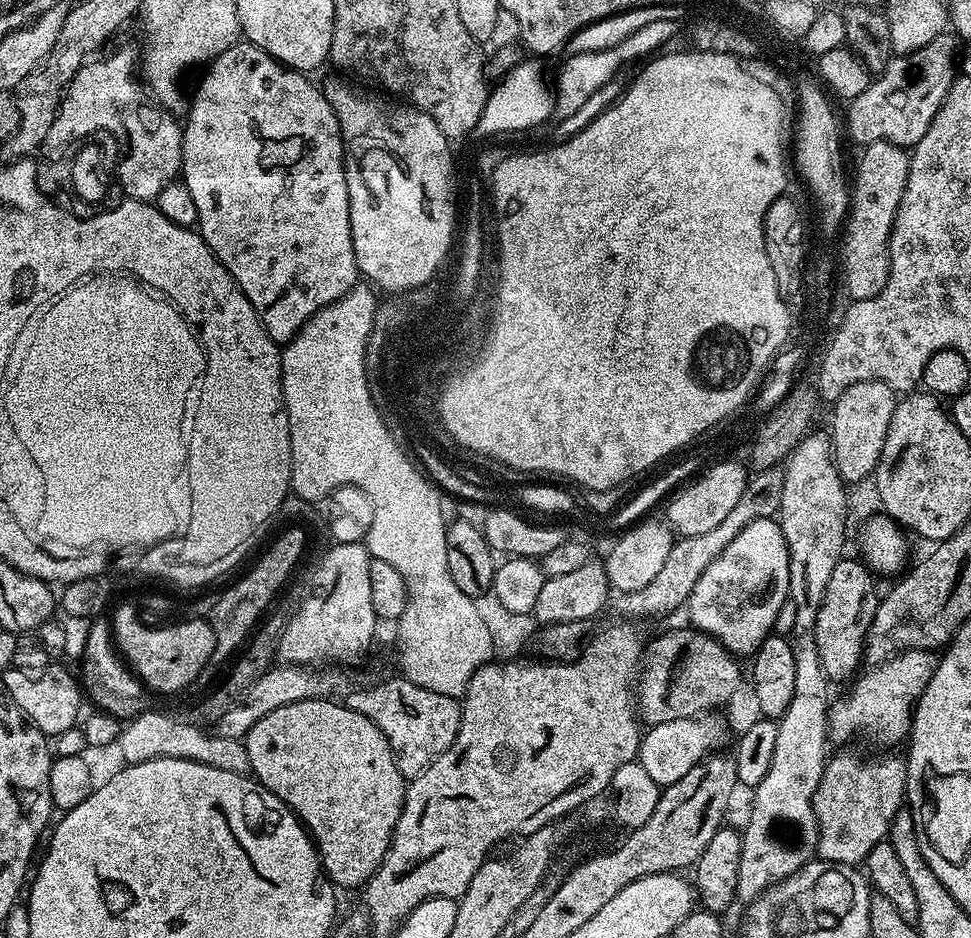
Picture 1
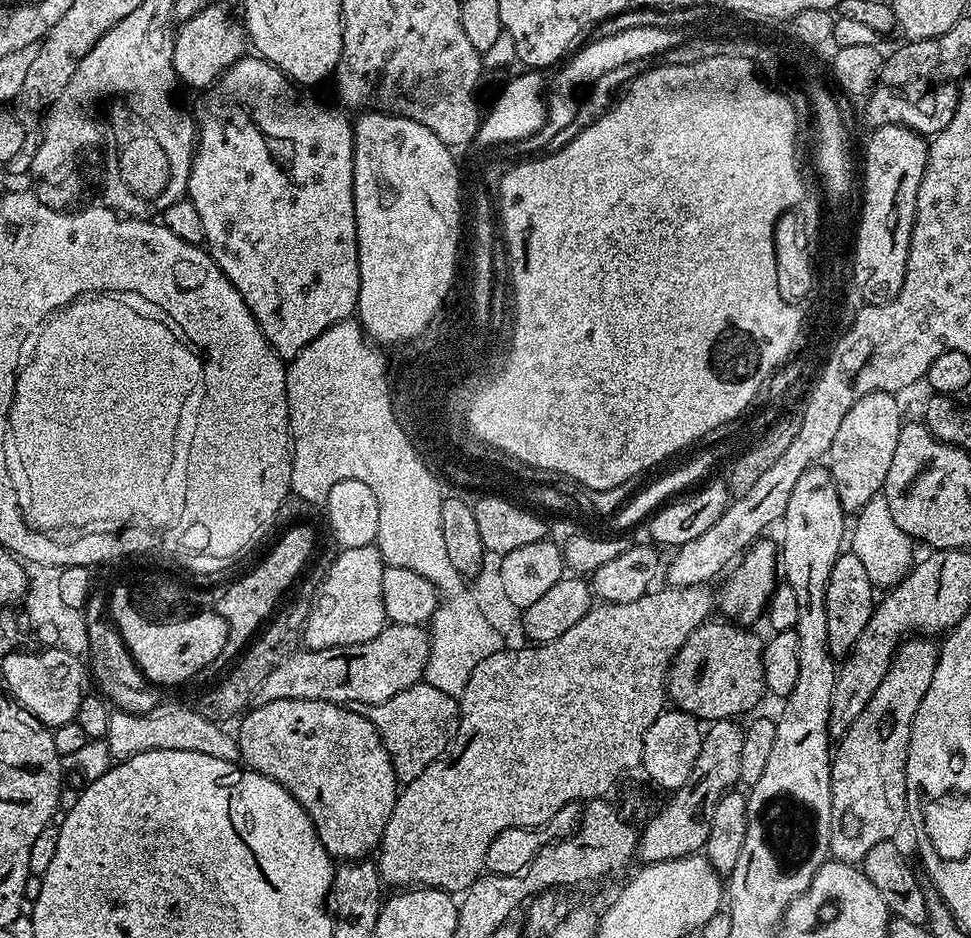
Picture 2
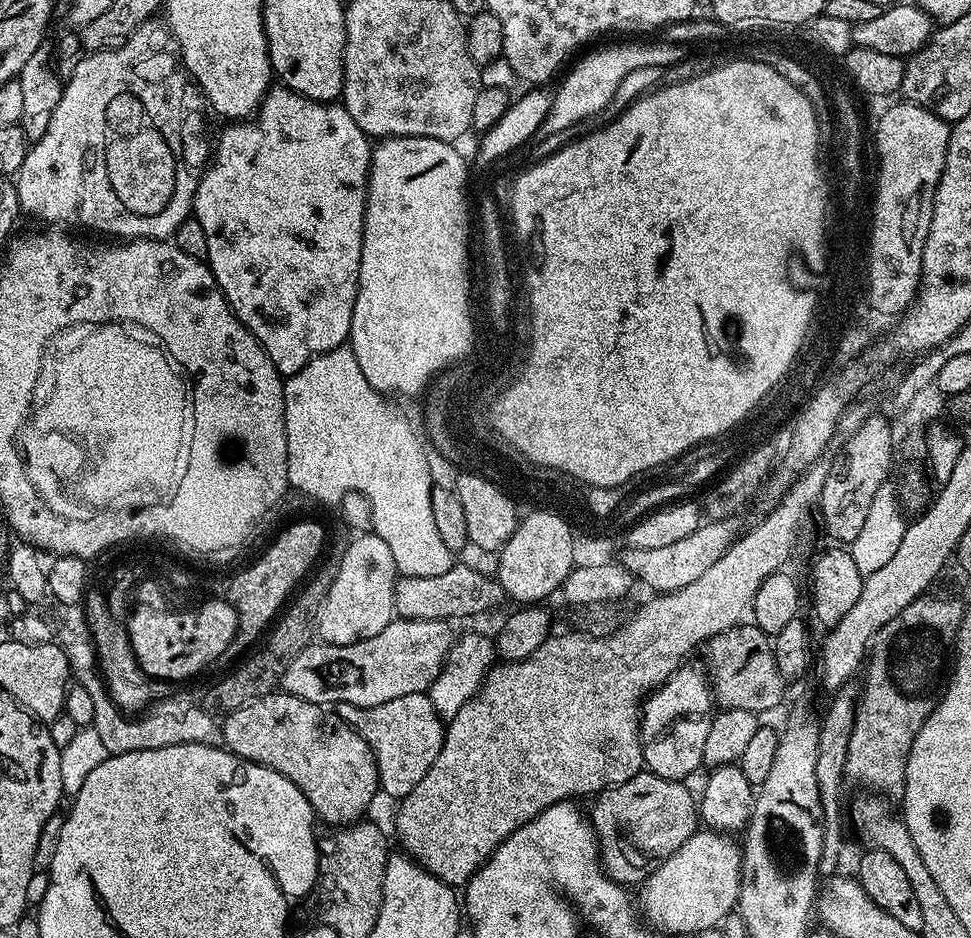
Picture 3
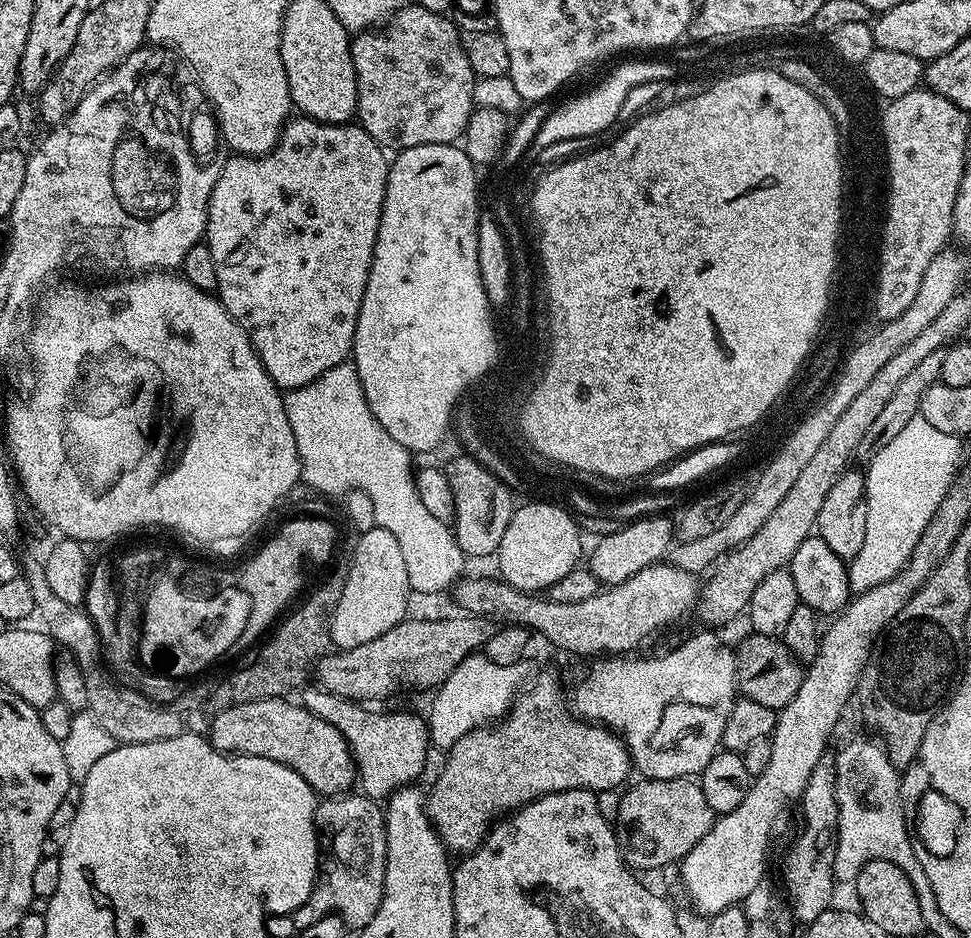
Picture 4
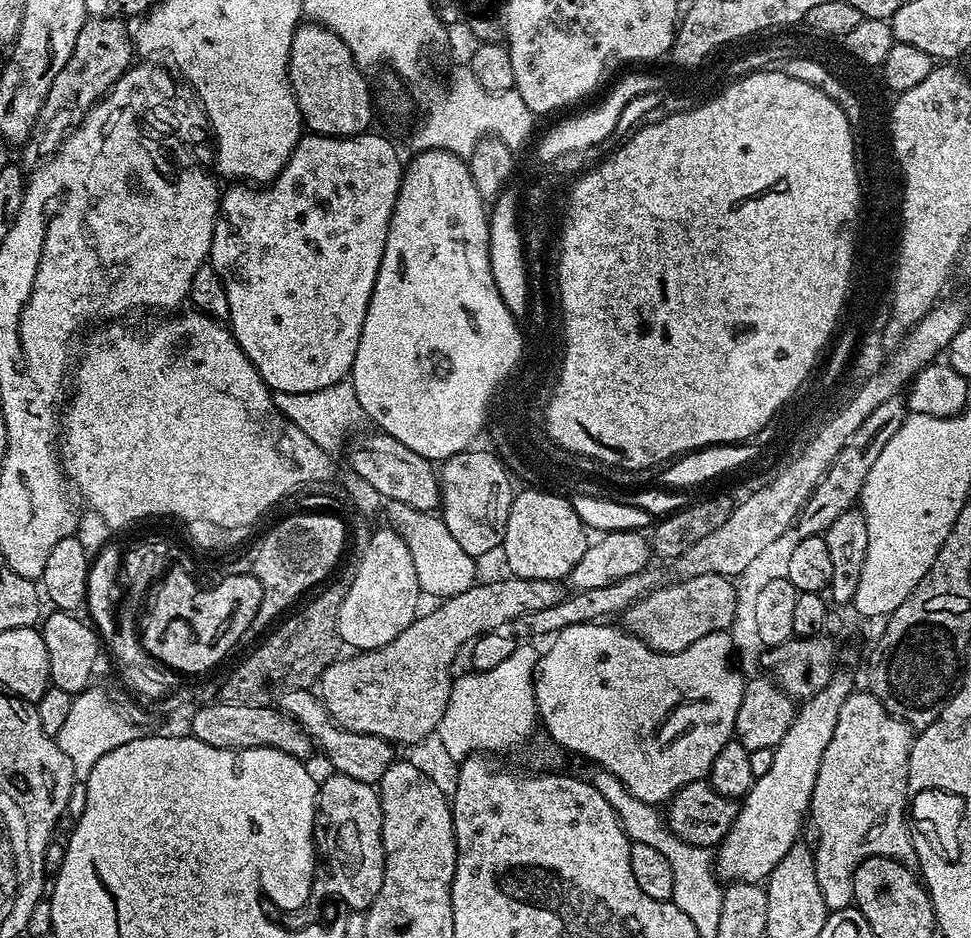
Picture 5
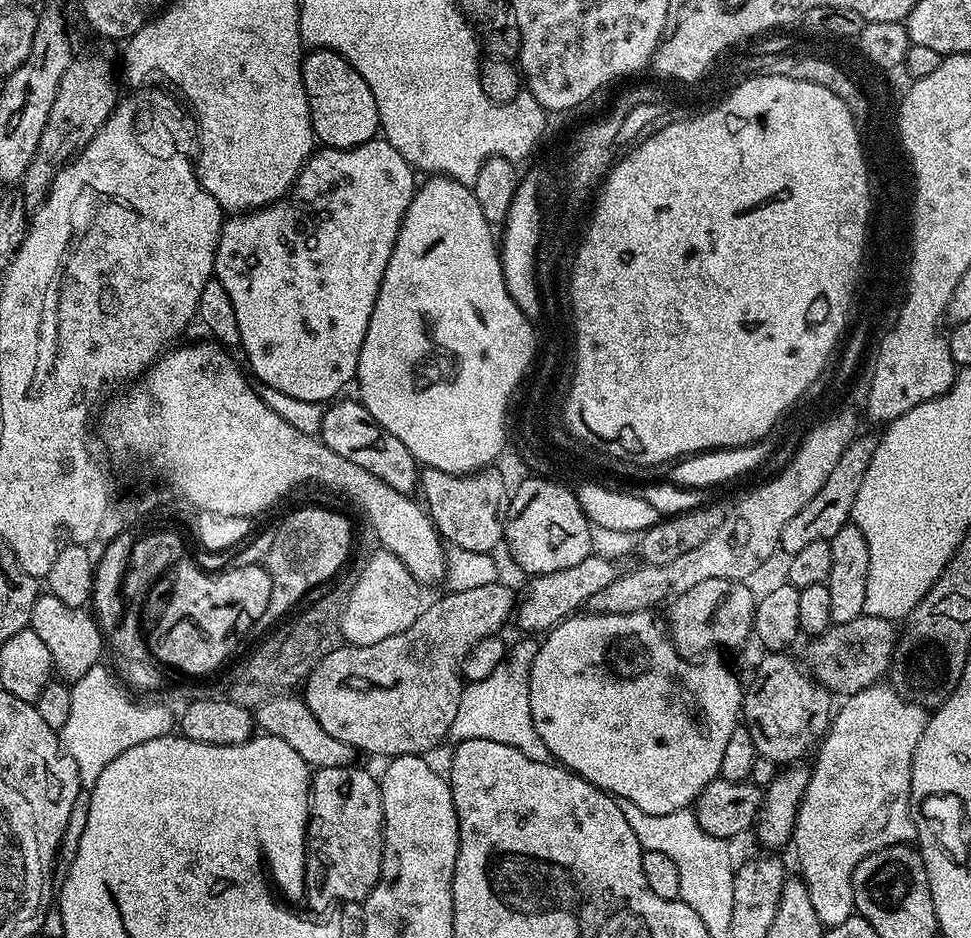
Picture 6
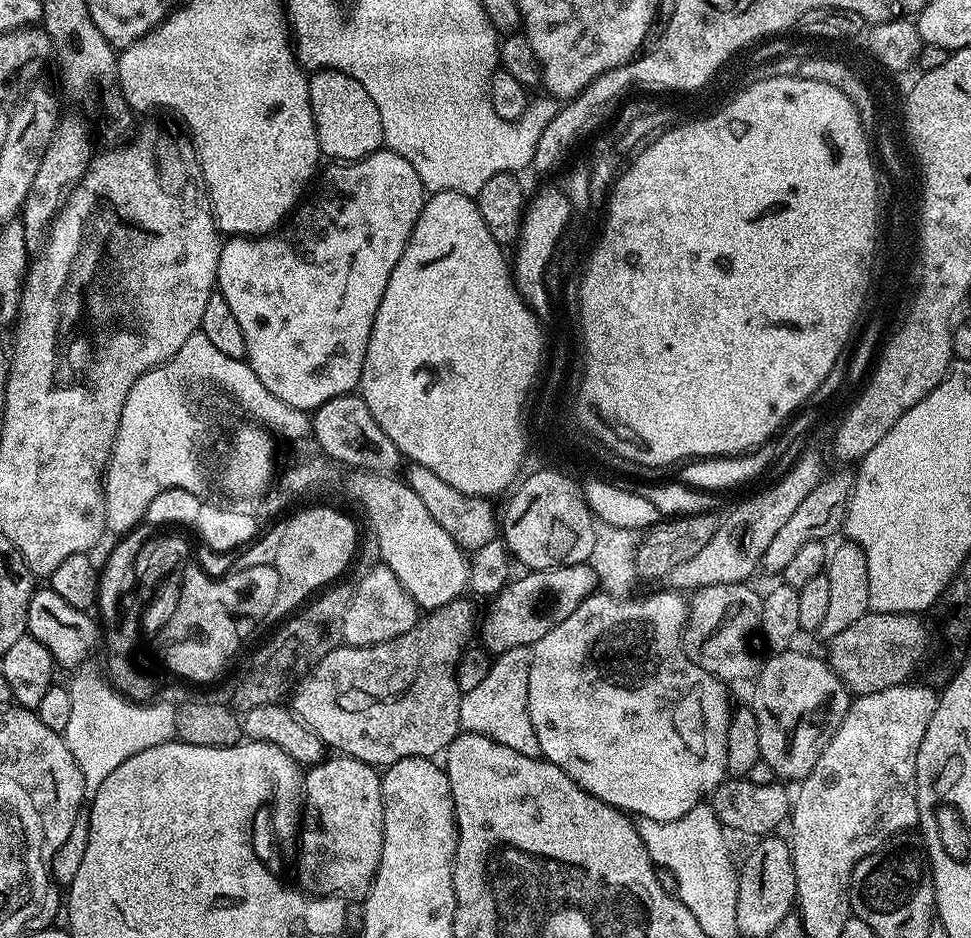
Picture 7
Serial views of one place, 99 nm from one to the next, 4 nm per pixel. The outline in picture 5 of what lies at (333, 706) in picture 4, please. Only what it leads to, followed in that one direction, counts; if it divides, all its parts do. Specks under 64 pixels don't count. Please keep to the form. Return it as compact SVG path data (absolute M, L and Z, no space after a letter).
M306 688L290 690L280 696L278 708L308 735L309 741L315 747L317 744L324 751L325 758L332 763L331 771L333 773L358 778L358 782L376 786L379 785L384 771L394 763L393 745L377 736L358 734L338 726L315 691Z

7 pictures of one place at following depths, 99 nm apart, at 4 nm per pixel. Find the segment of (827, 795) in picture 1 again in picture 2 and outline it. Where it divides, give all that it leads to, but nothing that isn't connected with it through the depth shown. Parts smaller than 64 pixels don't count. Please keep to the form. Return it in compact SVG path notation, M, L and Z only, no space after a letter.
M908 638L896 649L890 662L890 670L886 670L886 678L874 690L870 702L866 702L866 710L858 714L858 718L850 726L846 735L839 737L837 746L832 752L832 833L828 843L828 851L837 860L845 864L859 865L878 842L893 839L900 827L905 827L909 819L908 795L906 794L906 758L910 746L910 734L914 714L918 714L918 706L922 698L926 698L926 690L930 690L930 682L934 678L934 666L938 666L940 650L937 641L932 638Z

